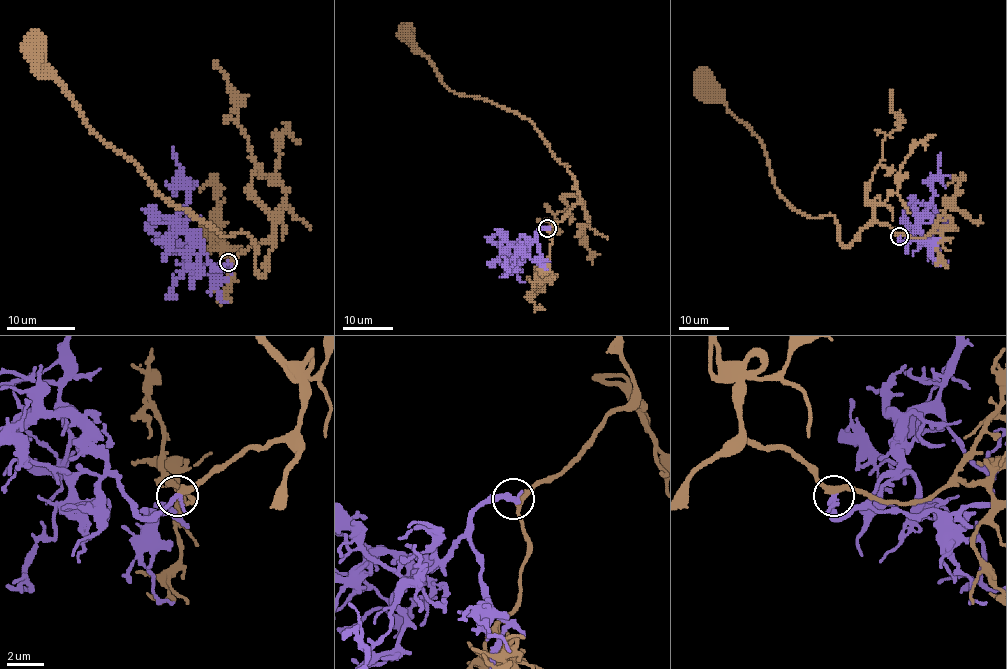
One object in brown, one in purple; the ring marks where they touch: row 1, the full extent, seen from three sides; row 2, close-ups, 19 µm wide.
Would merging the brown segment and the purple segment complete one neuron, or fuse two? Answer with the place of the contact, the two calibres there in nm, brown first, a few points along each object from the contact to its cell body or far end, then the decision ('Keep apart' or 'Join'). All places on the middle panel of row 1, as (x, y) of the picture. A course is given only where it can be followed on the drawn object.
Place: (547, 228). Thickness 240 nm (brown) against 320 nm. Course of brown: (548, 228), (580, 198), (568, 168), (516, 112), (451, 92), (403, 34). Course of purple: (548, 228), (539, 230), (515, 256), (519, 261), (508, 269). Join

